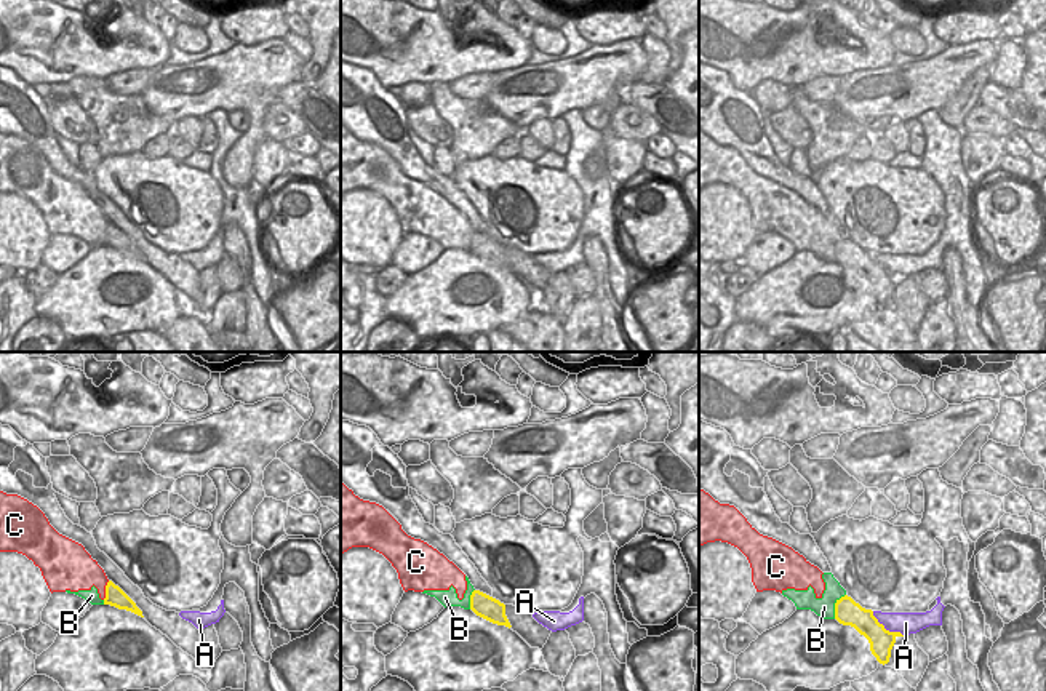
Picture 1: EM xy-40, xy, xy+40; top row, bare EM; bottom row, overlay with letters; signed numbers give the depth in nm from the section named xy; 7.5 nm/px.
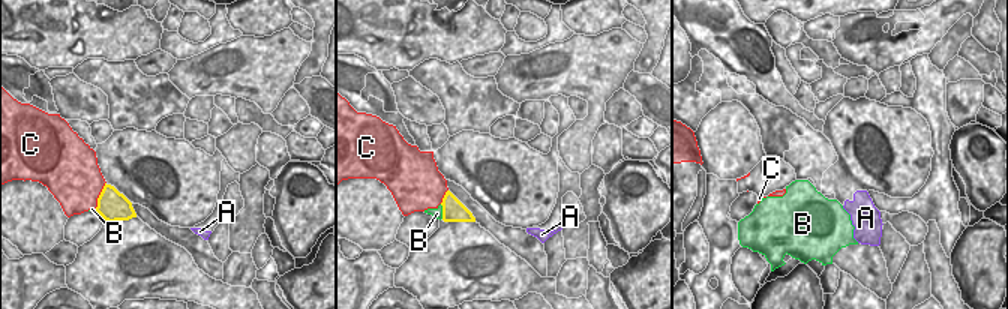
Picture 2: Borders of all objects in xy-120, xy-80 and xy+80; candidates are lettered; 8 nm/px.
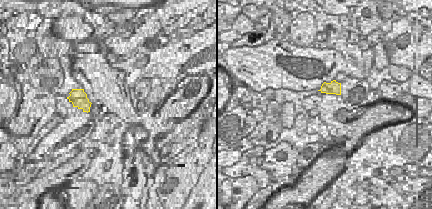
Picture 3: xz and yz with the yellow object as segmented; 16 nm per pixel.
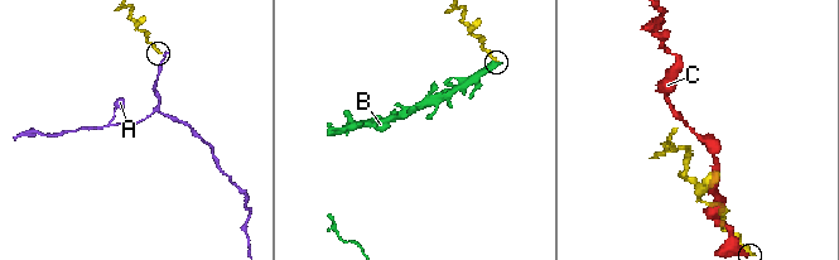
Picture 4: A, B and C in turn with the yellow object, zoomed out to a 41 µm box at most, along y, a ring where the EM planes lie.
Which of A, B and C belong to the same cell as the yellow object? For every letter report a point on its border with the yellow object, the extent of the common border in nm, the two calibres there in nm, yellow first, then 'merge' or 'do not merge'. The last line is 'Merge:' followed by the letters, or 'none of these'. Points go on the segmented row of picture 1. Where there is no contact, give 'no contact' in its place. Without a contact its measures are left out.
A: xy+40 (888, 631) | 320 nm | 180/170 nm | merge
B: xy+40 (835, 607) | 220 nm | 190/150 nm | do not merge
C: xy-40 (106, 591) | 150 nm | 150/280 nm | do not merge
Merge: A

